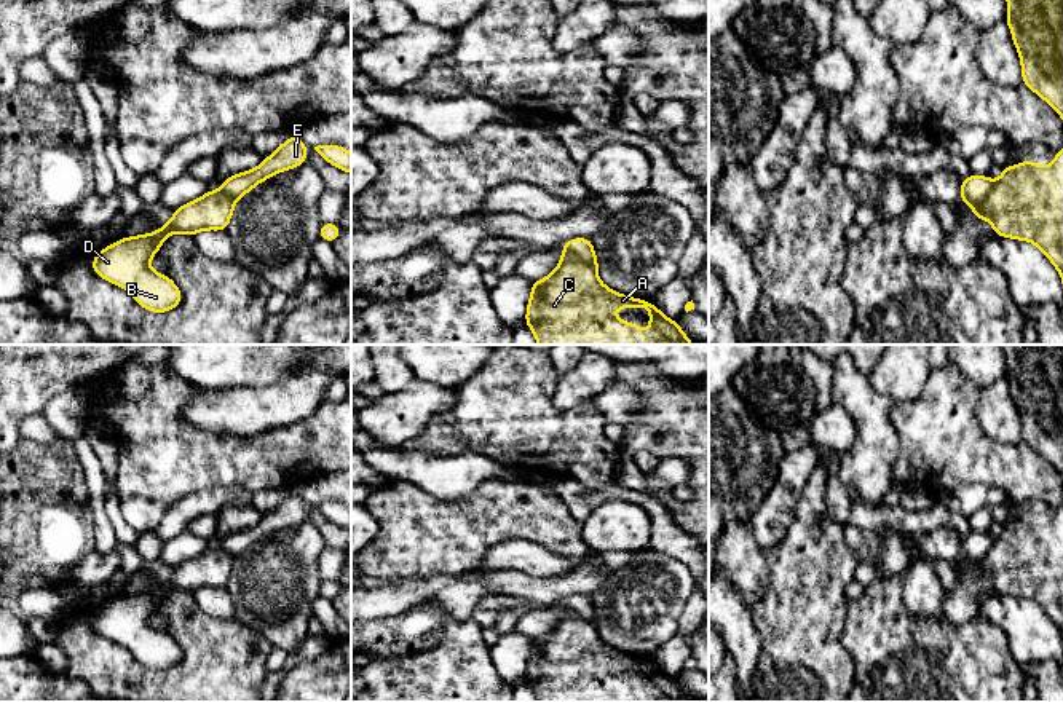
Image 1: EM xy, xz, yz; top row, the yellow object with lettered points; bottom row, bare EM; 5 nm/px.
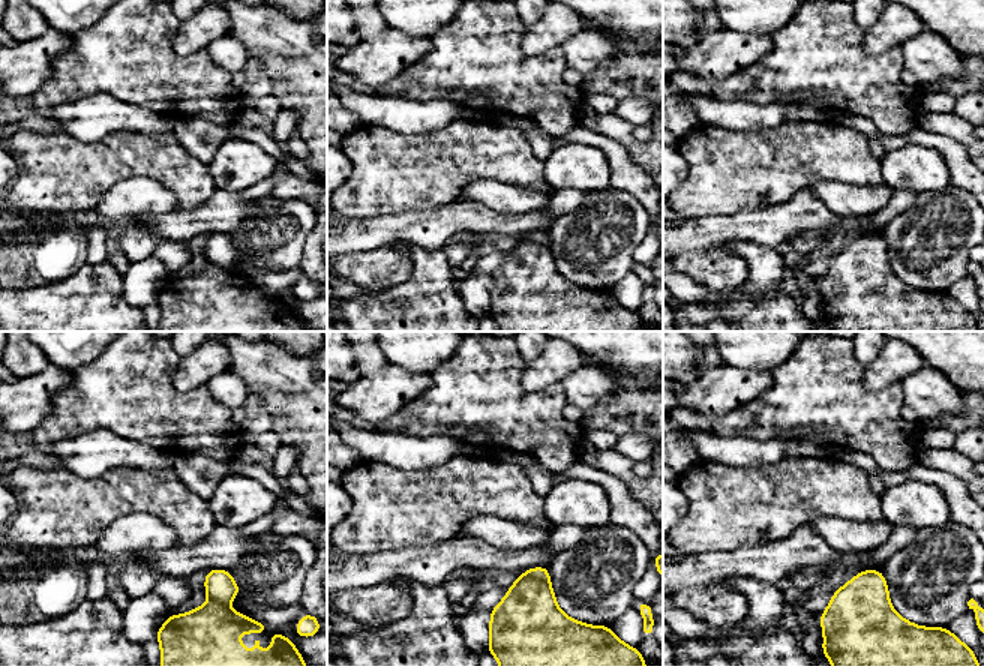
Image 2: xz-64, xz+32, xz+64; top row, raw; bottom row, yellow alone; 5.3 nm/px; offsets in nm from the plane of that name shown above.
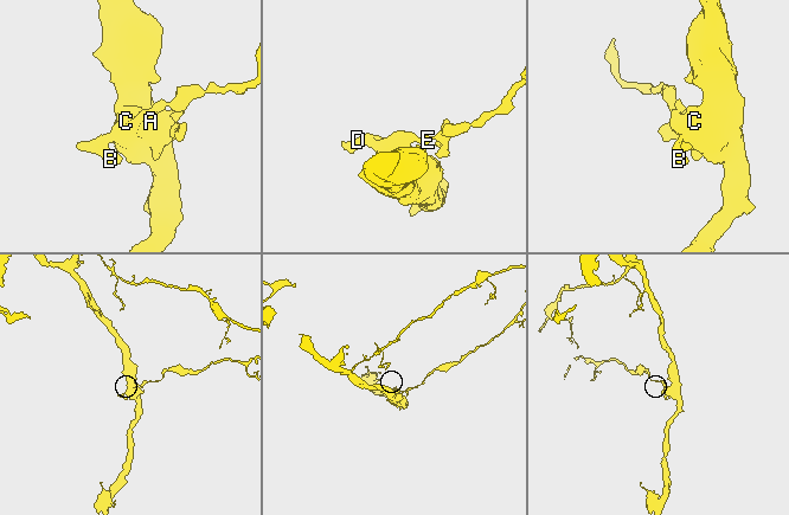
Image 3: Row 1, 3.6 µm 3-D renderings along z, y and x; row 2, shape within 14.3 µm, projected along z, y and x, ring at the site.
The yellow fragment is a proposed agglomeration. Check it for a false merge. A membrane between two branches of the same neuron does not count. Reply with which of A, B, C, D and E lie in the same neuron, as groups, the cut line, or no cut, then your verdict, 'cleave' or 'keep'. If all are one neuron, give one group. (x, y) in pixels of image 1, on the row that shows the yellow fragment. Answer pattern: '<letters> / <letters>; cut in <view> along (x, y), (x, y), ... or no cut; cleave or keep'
A B C D / E; cut in xz along (564, 249), (576, 254), (596, 270); cleave

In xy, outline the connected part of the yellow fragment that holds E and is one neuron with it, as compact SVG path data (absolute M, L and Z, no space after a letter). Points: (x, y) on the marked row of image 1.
M294 134L255 169L227 177L220 190L230 198L239 199L271 176L302 166L306 161L306 150L308 147Z

